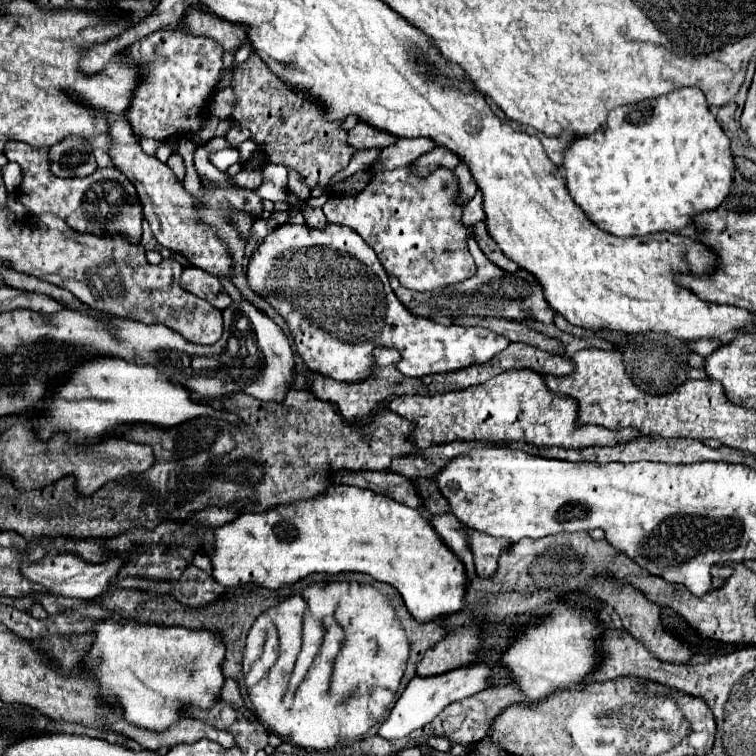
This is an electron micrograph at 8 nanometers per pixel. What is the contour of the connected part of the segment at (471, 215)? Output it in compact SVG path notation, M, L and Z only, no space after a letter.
M478 191L476 195L474 195L474 199L468 203L468 209L464 211L466 215L464 215L464 221L472 221L472 223L478 223L478 221L482 221L484 219L484 207L482 207L482 201L484 201L484 197L482 197L482 191Z

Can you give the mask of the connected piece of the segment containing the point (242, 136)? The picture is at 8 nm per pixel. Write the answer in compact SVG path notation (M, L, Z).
M234 125L226 136L226 140L232 147L239 147L241 143L250 139L250 132L248 129Z

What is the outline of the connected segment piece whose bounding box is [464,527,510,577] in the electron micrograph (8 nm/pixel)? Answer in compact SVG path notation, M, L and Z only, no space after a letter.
M464 527L464 533L468 539L468 547L472 549L472 555L474 555L476 573L482 577L494 575L498 557L506 549L506 545L510 545L510 541L496 539L486 533L478 533L476 529L470 529L470 527Z

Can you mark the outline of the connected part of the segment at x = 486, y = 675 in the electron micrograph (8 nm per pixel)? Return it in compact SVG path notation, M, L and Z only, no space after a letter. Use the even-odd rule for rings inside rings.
M472 665L472 667L454 669L454 671L448 671L448 673L442 673L442 675L434 675L434 677L414 677L408 683L408 687L404 689L404 693L400 695L400 699L396 701L396 705L392 707L386 721L378 727L378 735L384 737L384 739L408 737L412 731L430 723L452 701L460 701L464 697L470 697L470 695L490 687L490 675L492 675L490 667Z

